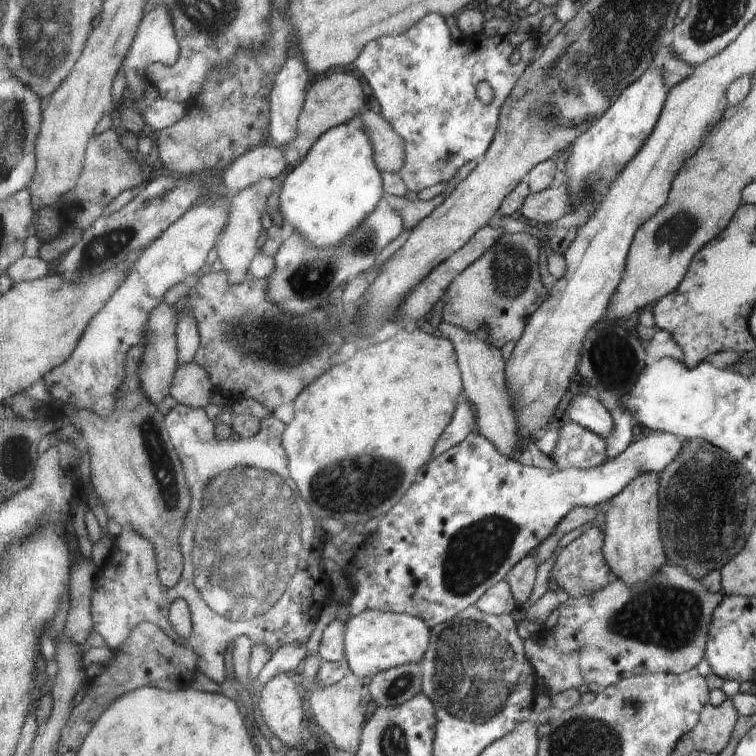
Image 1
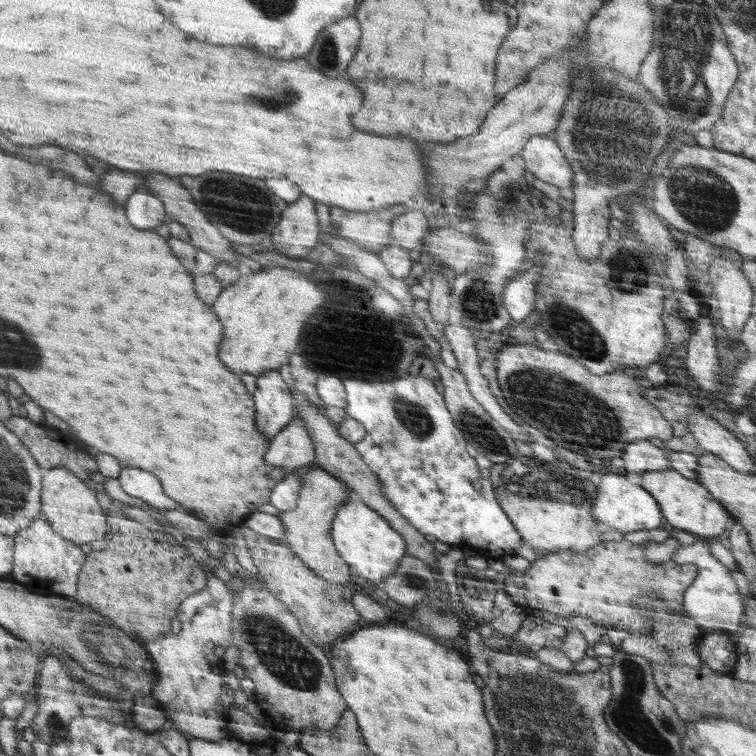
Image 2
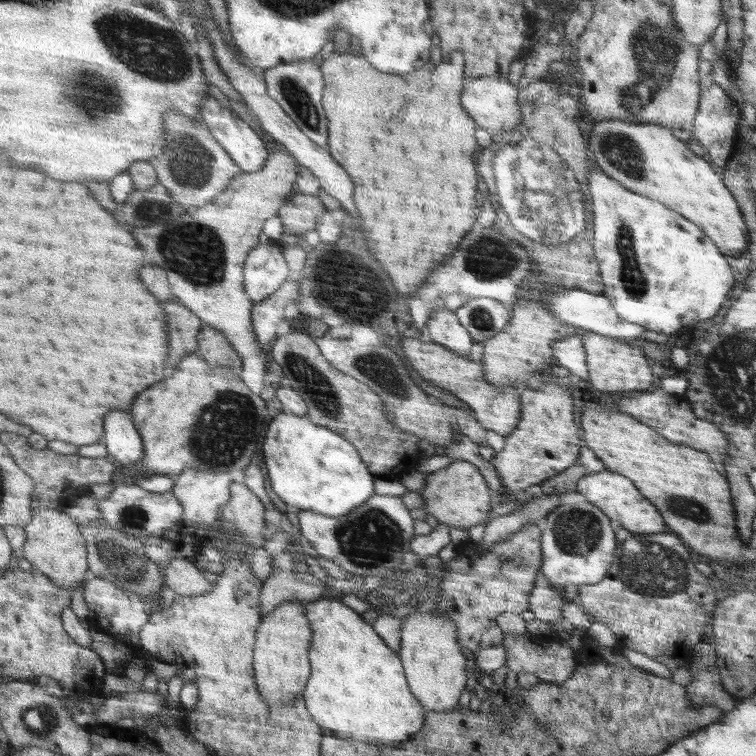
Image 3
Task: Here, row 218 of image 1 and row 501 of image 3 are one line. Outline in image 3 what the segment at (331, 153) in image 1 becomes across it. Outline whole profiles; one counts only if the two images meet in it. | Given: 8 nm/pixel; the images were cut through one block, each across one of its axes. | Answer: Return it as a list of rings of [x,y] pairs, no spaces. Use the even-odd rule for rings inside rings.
[[[278,414],[269,423],[263,446],[264,464],[274,492],[285,504],[328,516],[347,515],[370,500],[374,476],[356,447],[336,432],[312,424],[308,418]]]

